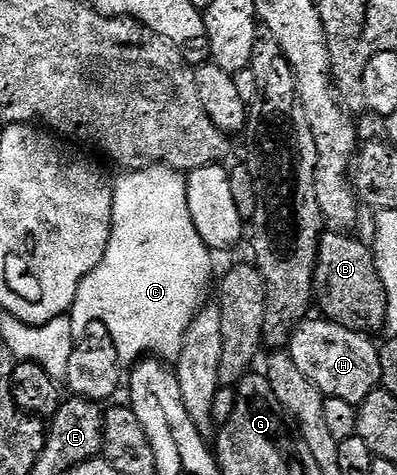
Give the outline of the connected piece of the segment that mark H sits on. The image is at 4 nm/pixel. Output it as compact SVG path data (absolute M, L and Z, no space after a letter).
M306 320L300 323L289 339L287 352L295 360L295 368L299 368L299 372L303 372L303 376L307 376L307 380L316 389L318 386L322 395L360 404L372 390L381 386L381 351L378 343L373 343L374 339L368 333L348 330L347 327L328 320L320 321Z

